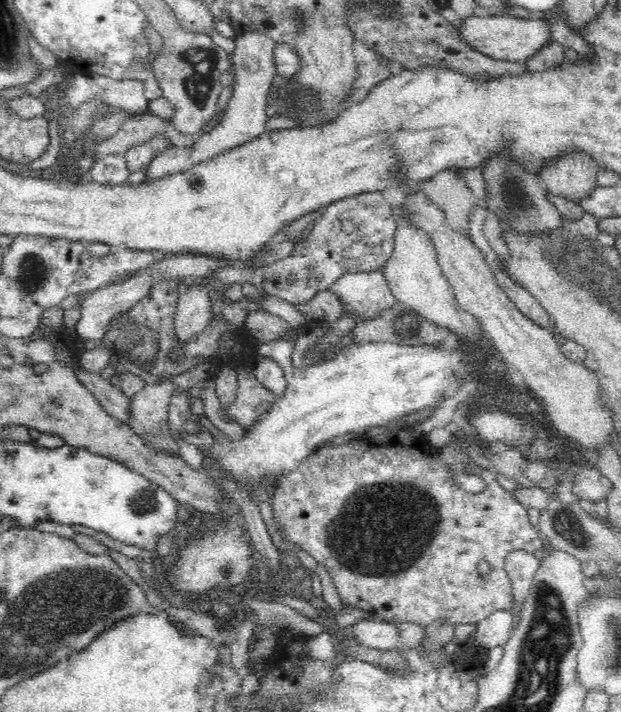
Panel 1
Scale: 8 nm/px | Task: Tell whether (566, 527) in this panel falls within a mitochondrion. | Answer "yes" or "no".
yes

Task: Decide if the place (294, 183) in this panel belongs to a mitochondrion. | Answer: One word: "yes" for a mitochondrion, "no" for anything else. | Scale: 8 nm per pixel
no

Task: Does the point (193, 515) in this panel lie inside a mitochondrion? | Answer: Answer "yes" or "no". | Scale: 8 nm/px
no

